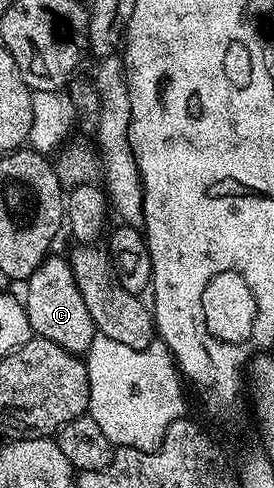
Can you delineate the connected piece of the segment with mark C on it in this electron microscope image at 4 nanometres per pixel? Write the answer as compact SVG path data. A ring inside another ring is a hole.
M51 254L25 281L26 296L24 303L31 333L35 337L54 342L64 350L75 354L84 354L92 346L96 329L92 322L92 314L88 314L88 306L84 306L84 298L80 294L80 286L76 286L76 278L70 269L69 259L65 255Z

